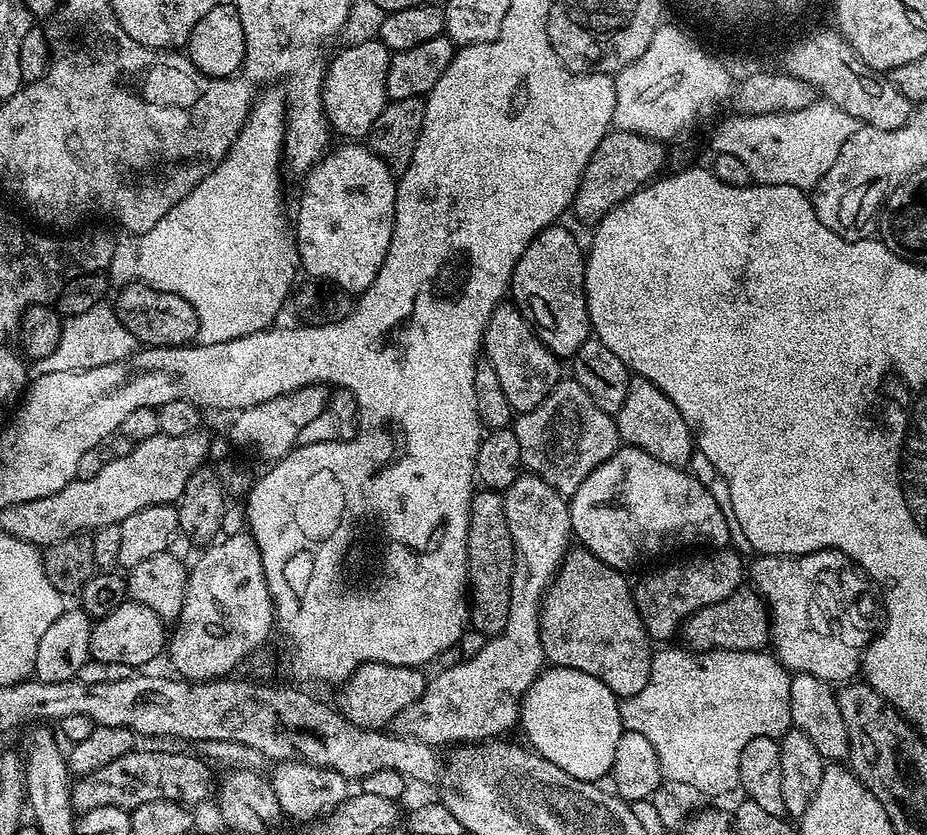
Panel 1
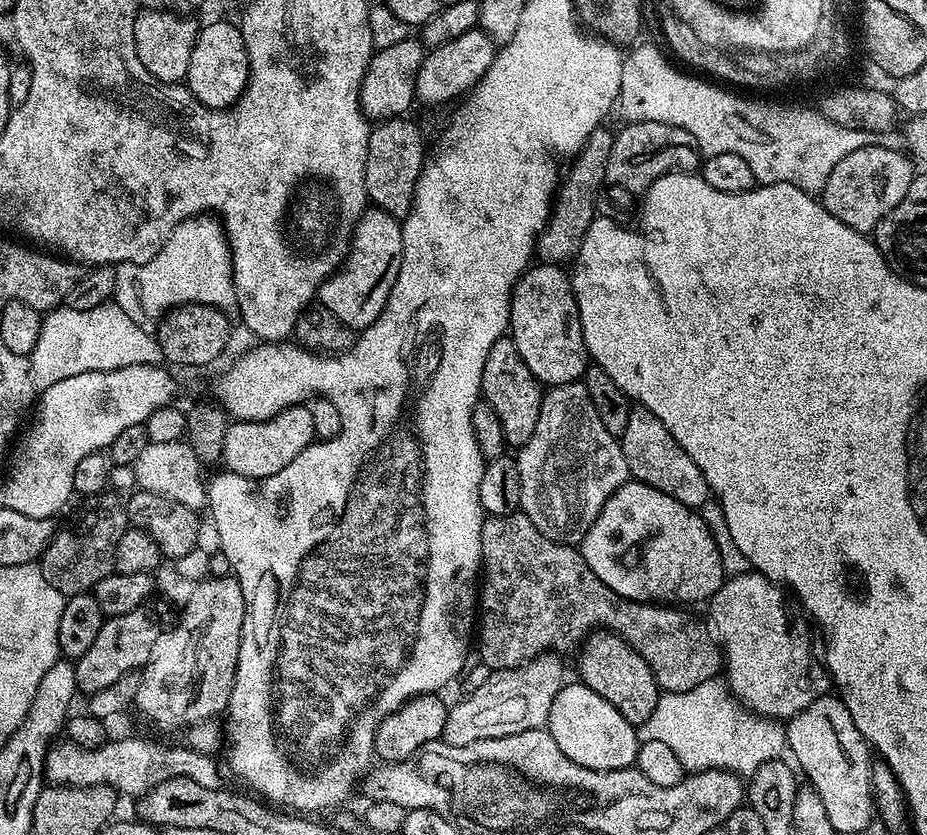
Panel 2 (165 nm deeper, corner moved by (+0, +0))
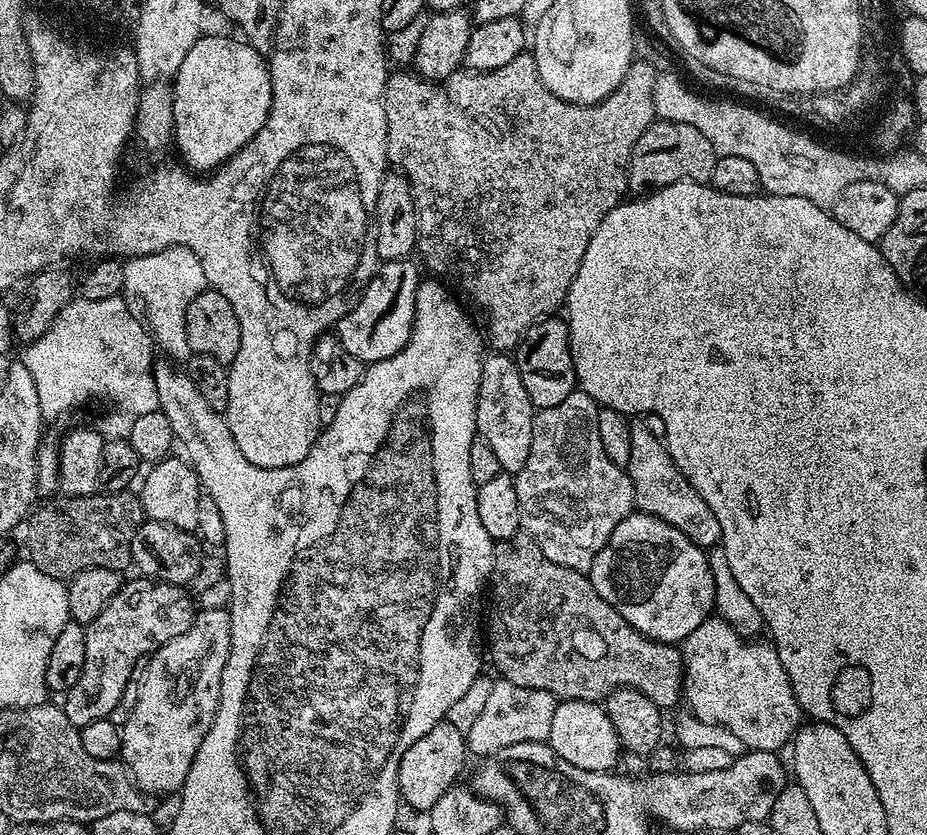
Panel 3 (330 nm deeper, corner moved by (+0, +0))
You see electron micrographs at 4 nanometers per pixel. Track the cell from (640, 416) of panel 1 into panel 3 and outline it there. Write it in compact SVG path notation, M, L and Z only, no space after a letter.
M638 422L633 423L630 430L630 462L626 471L632 480L634 504L639 511L662 518L662 522L682 530L682 534L700 548L711 550L720 544L718 518L714 518L714 510L706 506L706 498L702 498L702 494L690 486L682 470L678 470L663 439Z

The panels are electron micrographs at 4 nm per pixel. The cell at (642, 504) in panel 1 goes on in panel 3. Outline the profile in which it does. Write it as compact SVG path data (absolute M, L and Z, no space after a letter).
M634 510L629 516L622 518L622 522L618 522L618 526L614 526L614 534L610 534L608 544L602 546L602 550L598 550L598 554L594 558L590 579L594 590L598 590L598 594L602 594L602 598L606 598L606 602L610 602L610 606L614 606L614 610L618 610L618 614L622 614L622 618L626 622L630 622L630 626L634 626L634 630L650 637L651 640L657 640L659 644L679 645L687 636L694 634L694 630L698 630L698 626L702 626L702 622L709 619L714 612L714 578L712 569L708 566L708 552L694 542L690 542L690 538L686 538L686 534L682 534L682 530L662 522L662 518L639 510Z

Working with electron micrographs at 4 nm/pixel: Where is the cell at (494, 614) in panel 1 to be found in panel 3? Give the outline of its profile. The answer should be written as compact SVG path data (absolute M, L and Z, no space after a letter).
M517 534L511 536L509 540L495 541L492 550L491 588L492 609L488 612L488 652L492 655L493 666L500 671L499 675L503 679L514 682L514 686L526 686L534 690L552 692L556 695L557 701L588 700L600 702L617 688L633 688L646 694L646 698L650 698L650 702L654 702L654 706L658 706L661 710L669 710L668 708L674 707L676 703L678 705L681 703L684 683L684 661L681 649L674 644L659 644L657 640L651 640L650 637L634 630L634 626L630 626L630 622L626 622L622 618L622 614L618 614L618 610L614 610L614 606L610 606L610 602L606 602L606 598L602 598L602 594L598 594L598 590L594 590L591 579L585 573L575 572L566 566L558 566L554 562L550 562L550 558L546 558L546 554L542 554L538 542L531 536Z

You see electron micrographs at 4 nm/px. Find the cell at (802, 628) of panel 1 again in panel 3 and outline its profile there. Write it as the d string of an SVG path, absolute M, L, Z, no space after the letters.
M709 618L702 622L702 626L698 626L698 630L694 630L694 634L690 634L682 642L682 659L684 661L684 683L682 685L682 700L686 705L688 703L687 711L691 715L696 716L702 722L707 724L717 724L722 726L730 734L734 734L734 738L742 738L745 749L754 752L774 752L779 753L780 747L787 745L789 741L795 737L798 729L802 724L802 713L800 704L796 701L794 690L790 686L790 678L786 674L786 670L782 666L782 662L778 658L775 648L771 643L760 641L760 638L745 638L736 632L728 625L725 620L719 618Z

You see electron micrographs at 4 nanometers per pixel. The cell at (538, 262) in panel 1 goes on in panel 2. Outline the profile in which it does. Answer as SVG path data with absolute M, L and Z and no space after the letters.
M536 262L521 275L512 290L512 305L508 315L510 339L518 346L518 354L522 354L522 362L530 366L530 374L539 380L541 385L575 384L590 367L588 347L582 334L582 322L578 314L578 302L572 292L572 277L558 264Z

